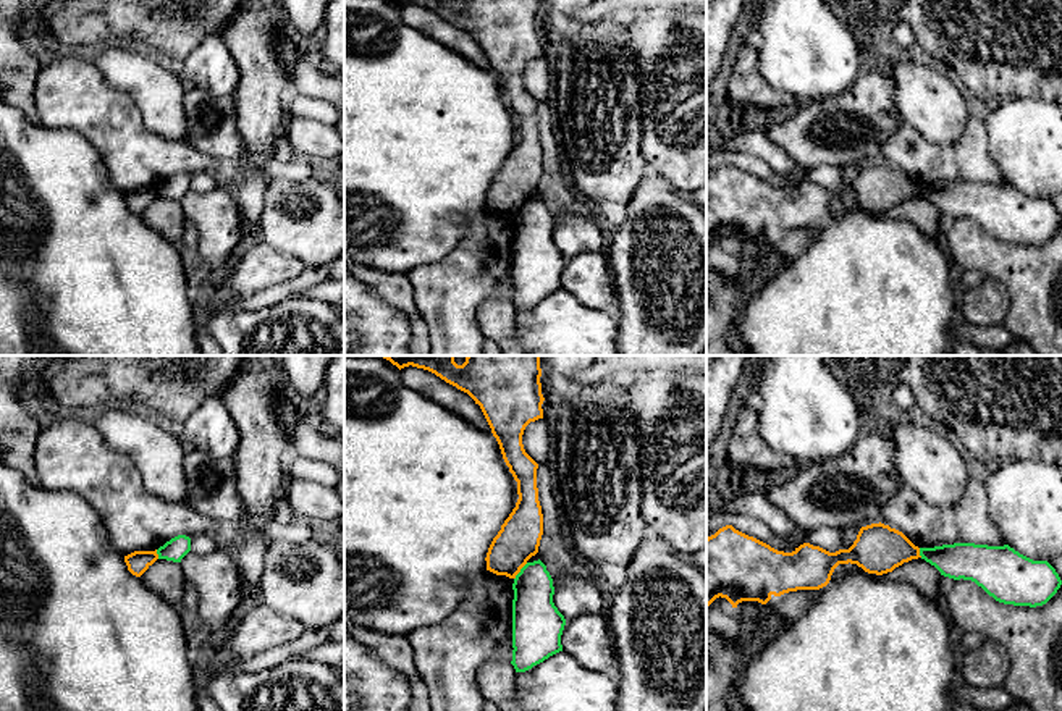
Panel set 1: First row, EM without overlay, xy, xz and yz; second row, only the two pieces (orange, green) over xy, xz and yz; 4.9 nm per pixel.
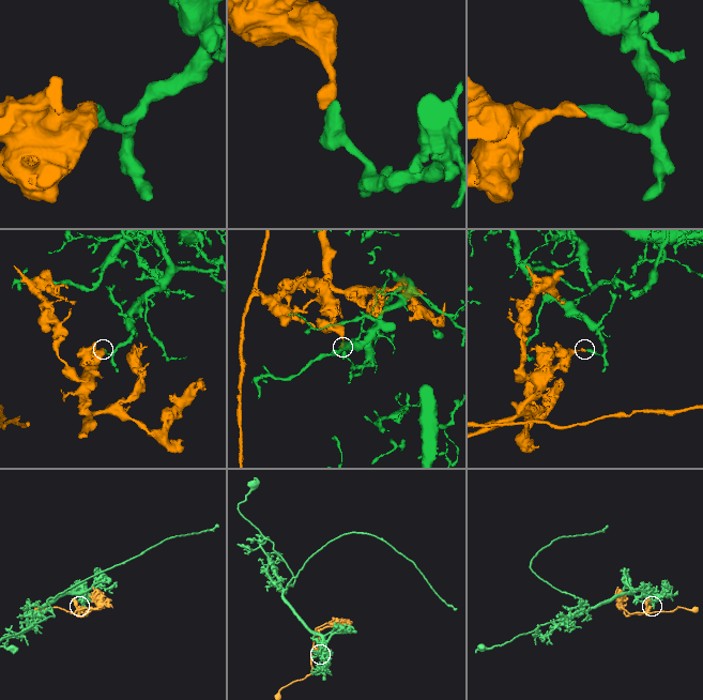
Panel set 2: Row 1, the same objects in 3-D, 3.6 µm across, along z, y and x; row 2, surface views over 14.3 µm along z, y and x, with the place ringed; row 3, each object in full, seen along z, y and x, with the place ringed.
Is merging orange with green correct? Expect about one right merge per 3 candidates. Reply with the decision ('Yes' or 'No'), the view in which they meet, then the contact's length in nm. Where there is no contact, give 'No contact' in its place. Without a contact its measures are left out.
No. Touches orange in xz. Shared border 110 nm

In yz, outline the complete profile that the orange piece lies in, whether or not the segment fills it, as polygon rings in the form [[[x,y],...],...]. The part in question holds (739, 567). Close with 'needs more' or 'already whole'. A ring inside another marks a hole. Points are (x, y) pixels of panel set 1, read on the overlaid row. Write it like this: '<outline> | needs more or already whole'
[[[881,522],[862,527],[853,545],[836,553],[810,543],[800,545],[792,553],[784,553],[735,530],[732,525],[726,525],[706,538],[706,608],[719,596],[726,598],[732,608],[737,608],[742,601],[766,604],[773,595],[820,590],[829,583],[839,564],[857,564],[868,574],[883,575],[918,557],[921,557],[918,546],[902,532]]] | already whole

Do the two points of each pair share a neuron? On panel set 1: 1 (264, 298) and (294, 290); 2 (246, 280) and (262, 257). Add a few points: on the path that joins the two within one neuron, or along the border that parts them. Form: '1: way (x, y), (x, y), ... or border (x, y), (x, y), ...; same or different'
1: way (272, 296), (286, 291); same
2: way (251, 275), (262, 262); same

